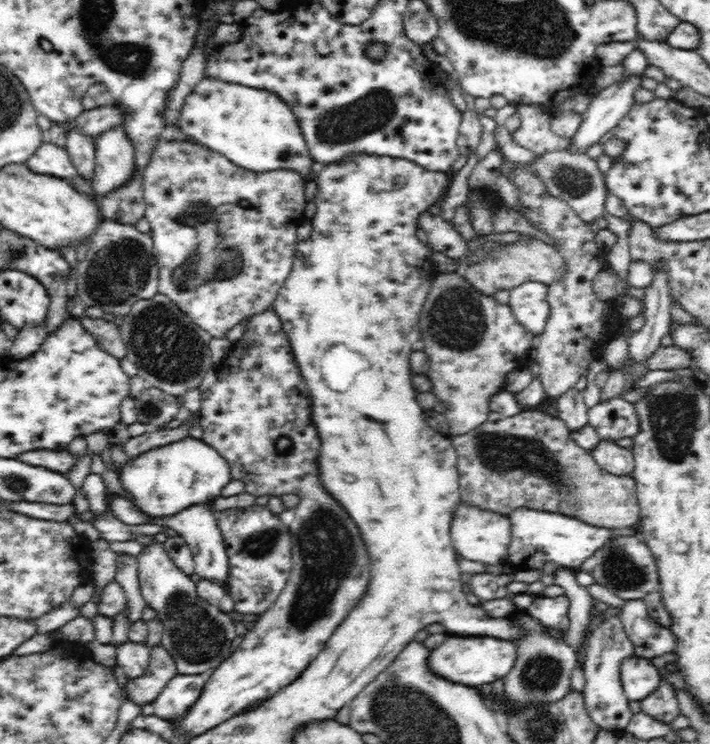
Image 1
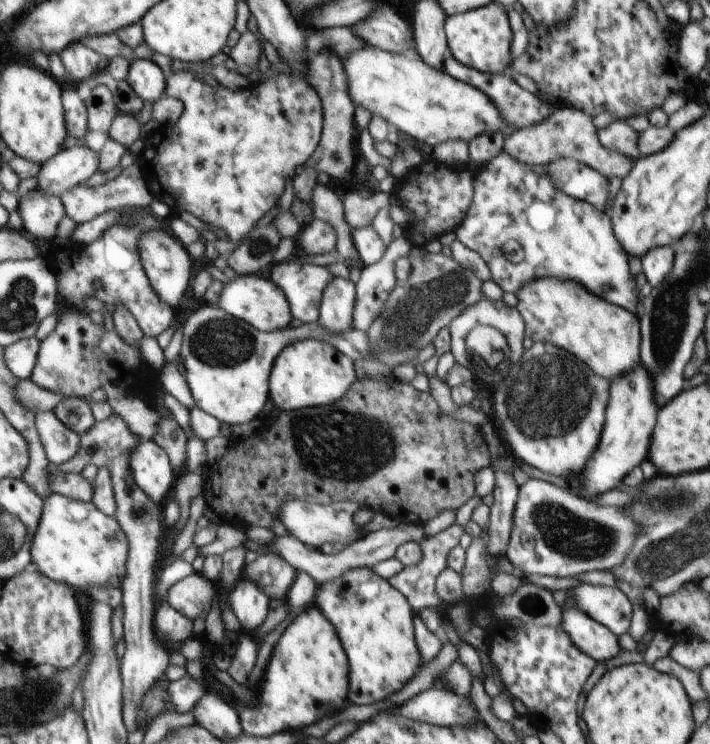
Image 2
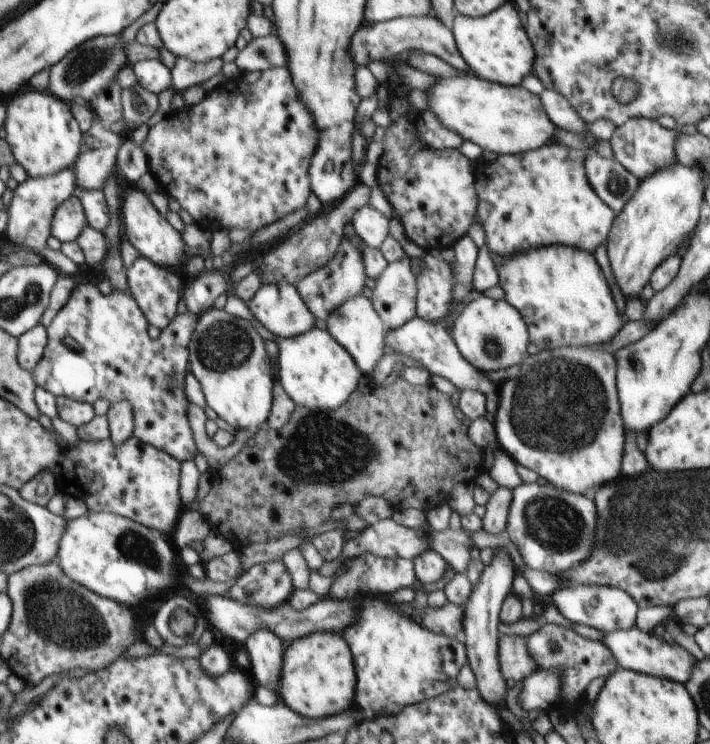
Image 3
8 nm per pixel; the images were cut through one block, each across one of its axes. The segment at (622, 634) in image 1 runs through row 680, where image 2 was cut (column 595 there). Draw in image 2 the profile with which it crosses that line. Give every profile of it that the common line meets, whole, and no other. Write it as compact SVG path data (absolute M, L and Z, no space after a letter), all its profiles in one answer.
M580 583L561 594L564 599L571 599L576 609L603 624L614 634L622 636L629 632L633 606L629 597L617 586Z

